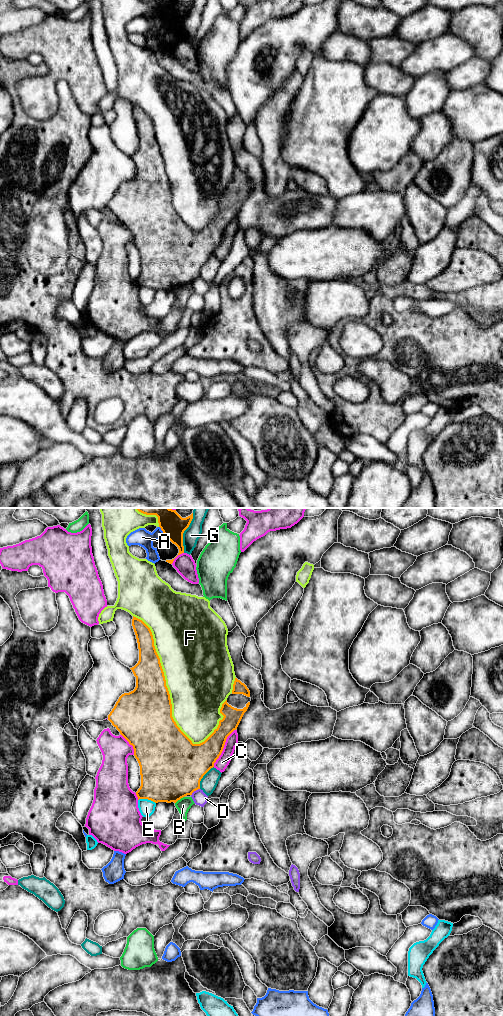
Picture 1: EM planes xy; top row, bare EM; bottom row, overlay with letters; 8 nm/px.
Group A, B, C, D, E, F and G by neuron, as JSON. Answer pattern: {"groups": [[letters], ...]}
{"groups": [["A"], ["B"], ["C"], ["D", "F"], ["E"], ["G"]]}

